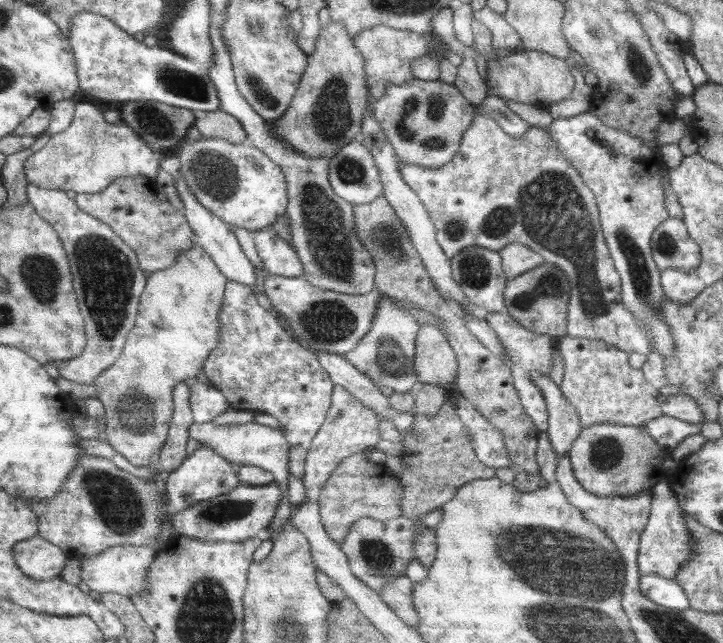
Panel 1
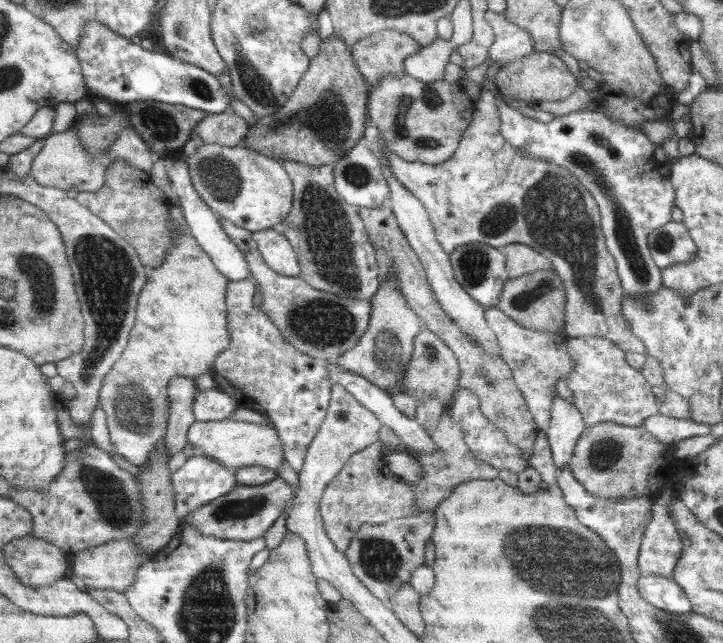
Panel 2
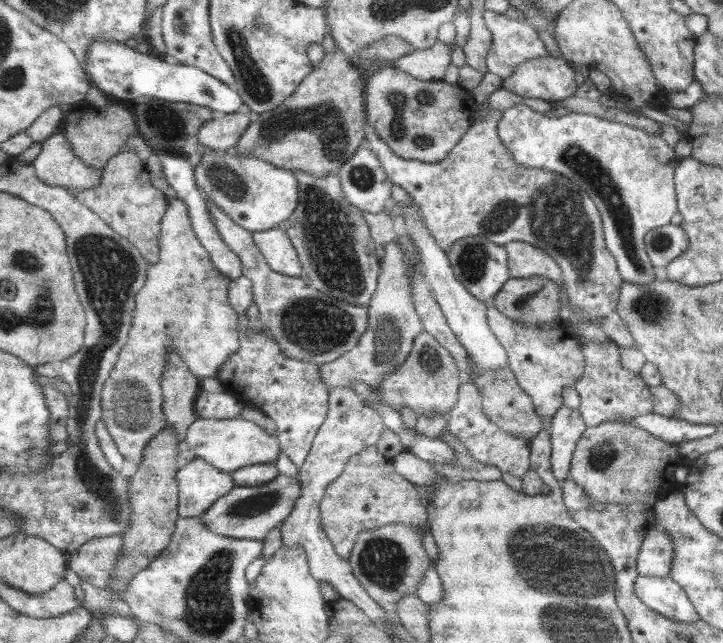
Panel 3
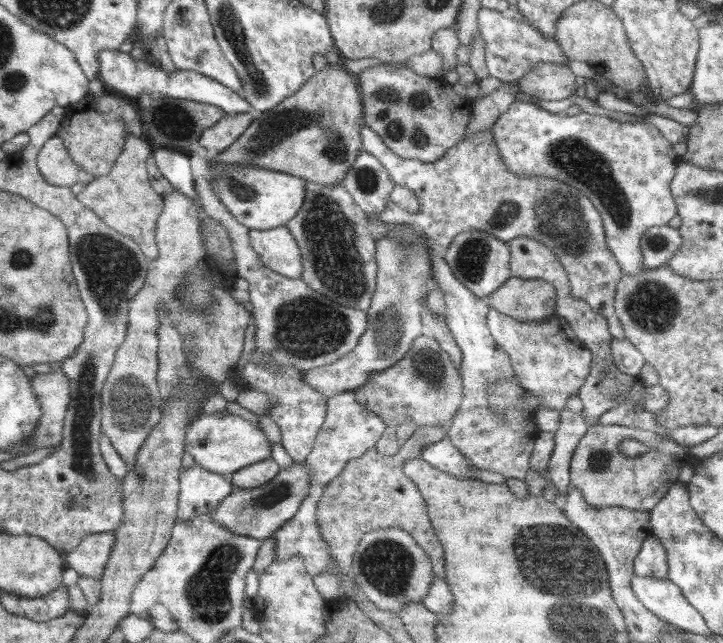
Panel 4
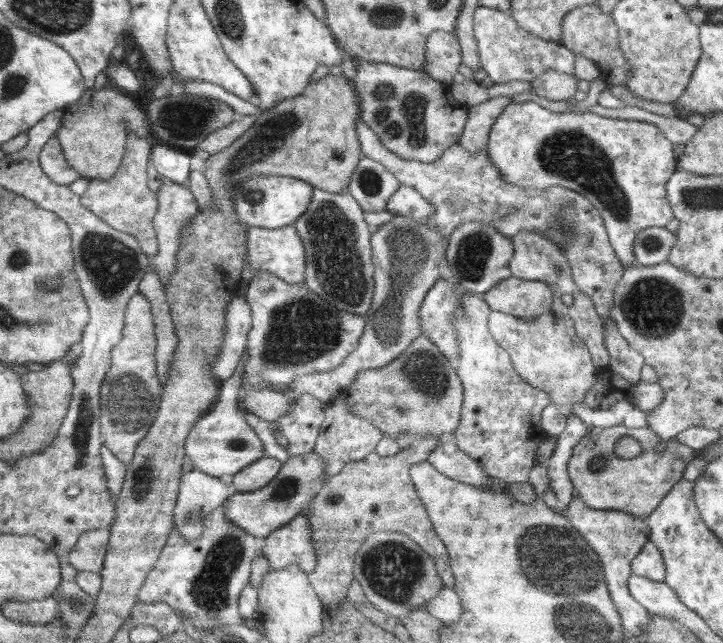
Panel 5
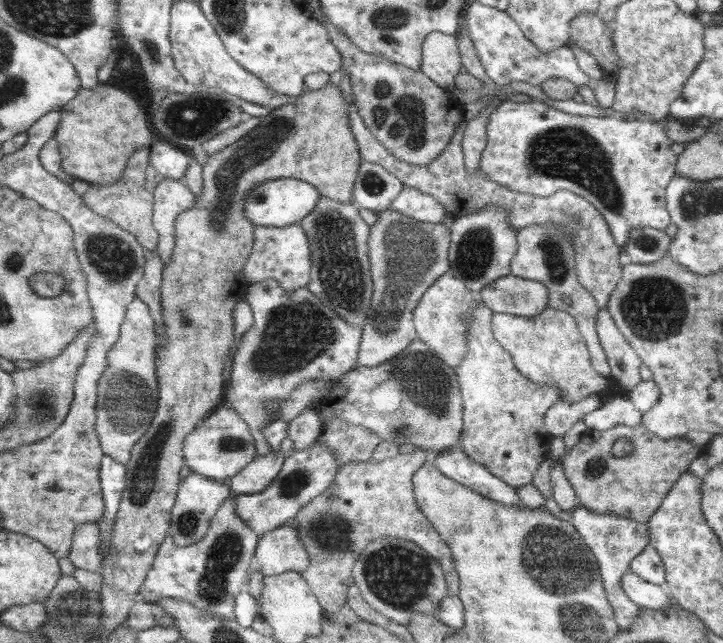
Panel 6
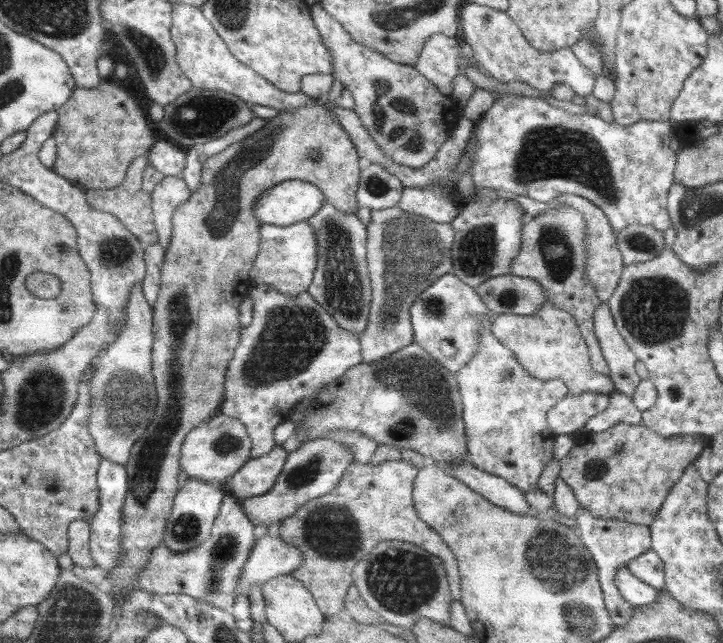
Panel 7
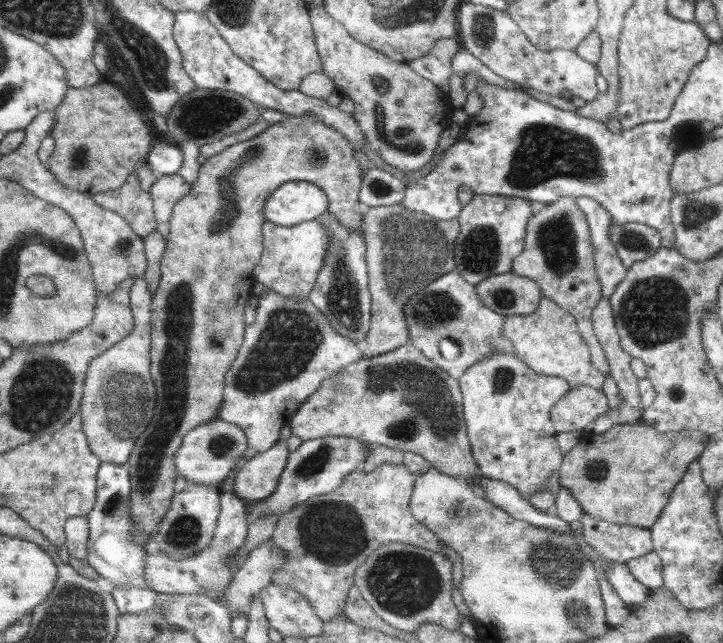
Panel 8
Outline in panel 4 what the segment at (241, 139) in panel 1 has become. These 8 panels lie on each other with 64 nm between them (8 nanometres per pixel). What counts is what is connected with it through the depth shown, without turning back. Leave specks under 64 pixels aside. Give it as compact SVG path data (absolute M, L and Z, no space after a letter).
M254 113L226 114L210 128L201 132L200 146L207 150L225 151L249 126Z

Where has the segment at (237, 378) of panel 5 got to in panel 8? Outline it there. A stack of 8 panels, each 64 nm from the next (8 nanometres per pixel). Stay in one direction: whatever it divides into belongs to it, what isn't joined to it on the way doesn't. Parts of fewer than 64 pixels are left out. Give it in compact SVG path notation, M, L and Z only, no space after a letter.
M216 417L184 435L180 449L175 452L176 470L187 482L218 486L235 468L247 448L248 439L244 431L237 424L224 422Z

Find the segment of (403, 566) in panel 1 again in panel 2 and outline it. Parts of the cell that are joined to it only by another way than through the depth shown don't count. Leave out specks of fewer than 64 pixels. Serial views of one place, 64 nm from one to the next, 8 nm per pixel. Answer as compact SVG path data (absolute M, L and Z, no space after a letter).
M428 511L382 524L363 524L345 552L351 571L376 598L387 602L401 584L410 582L414 570L425 564L426 541L433 537L435 522L433 511Z

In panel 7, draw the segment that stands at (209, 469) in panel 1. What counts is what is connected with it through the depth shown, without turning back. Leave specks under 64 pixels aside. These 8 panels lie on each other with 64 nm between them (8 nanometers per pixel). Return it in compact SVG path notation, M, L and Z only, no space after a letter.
M189 478L186 485L176 493L170 516L166 521L163 545L172 552L185 552L206 542L212 532L213 522L218 516L222 499L228 492L226 483L207 483Z

